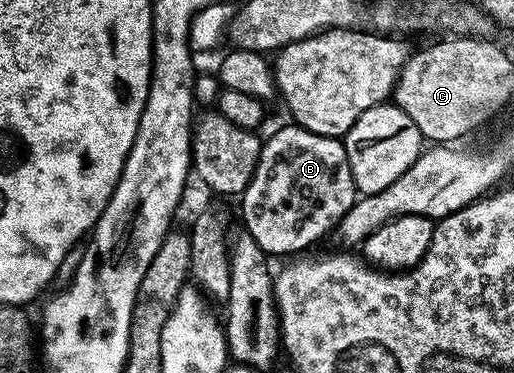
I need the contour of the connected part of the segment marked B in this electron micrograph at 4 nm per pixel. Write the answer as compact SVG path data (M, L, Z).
M292 122L286 124L286 128L271 133L269 140L267 136L262 143L255 174L239 197L244 231L255 238L257 245L273 258L285 256L288 252L301 254L309 250L304 248L311 247L328 232L332 233L343 214L347 214L347 210L351 210L351 206L359 199L344 143L335 136L320 136Z

